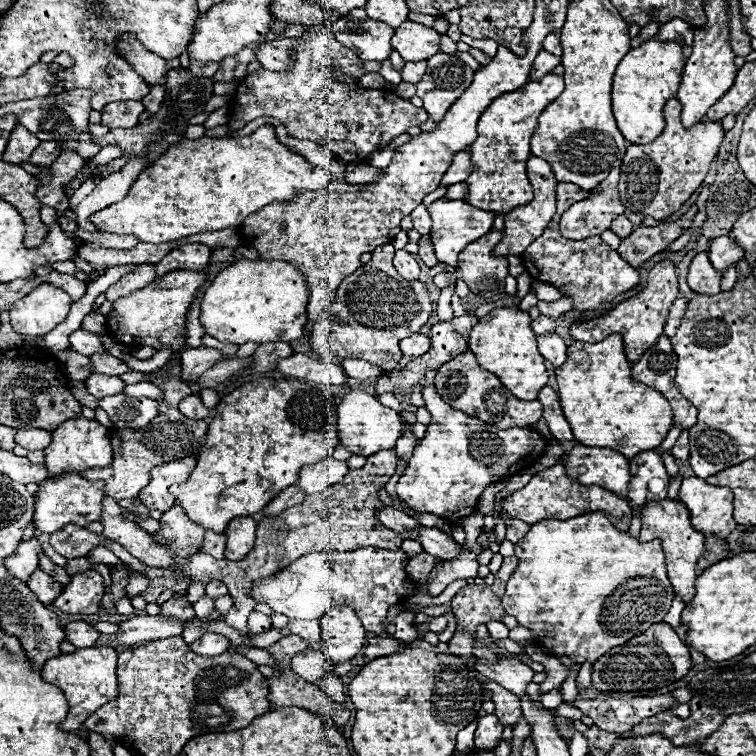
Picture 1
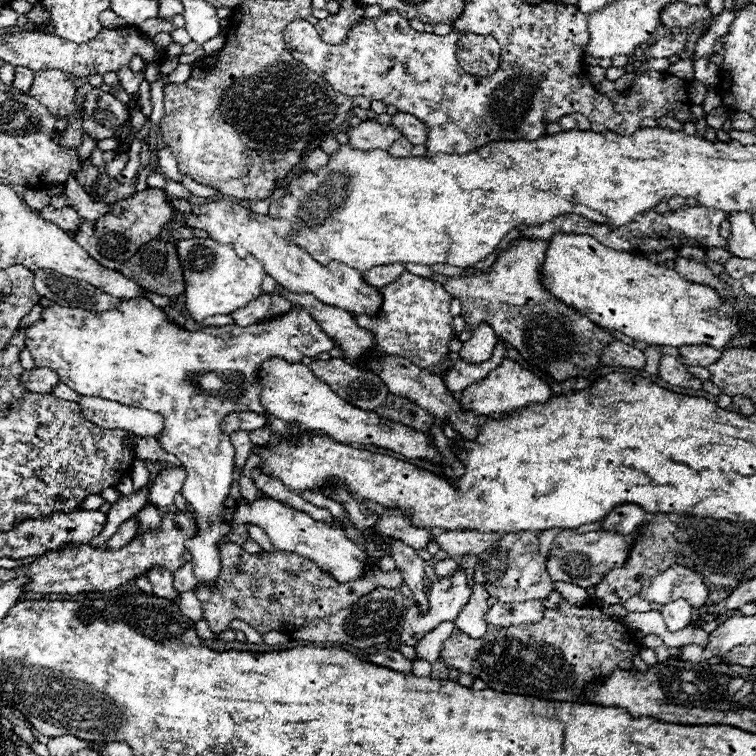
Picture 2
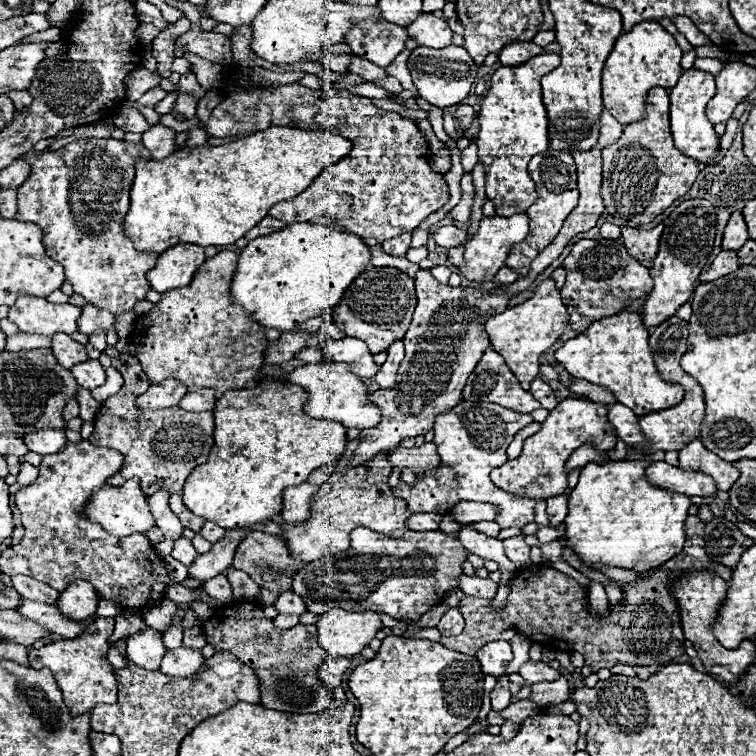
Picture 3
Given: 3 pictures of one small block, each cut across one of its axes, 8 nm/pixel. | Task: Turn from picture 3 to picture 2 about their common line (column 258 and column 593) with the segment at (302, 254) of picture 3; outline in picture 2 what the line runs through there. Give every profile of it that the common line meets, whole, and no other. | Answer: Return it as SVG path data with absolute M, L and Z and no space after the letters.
M556 232L552 238L548 238L546 260L540 268L540 276L546 290L550 290L562 304L572 306L580 314L588 316L596 326L606 330L620 330L622 334L652 346L680 348L684 344L710 344L720 350L726 348L730 338L738 332L738 310L732 304L724 302L712 288L692 284L684 280L676 270L668 270L662 264L654 264L644 256L634 256L628 252L606 248L586 234Z

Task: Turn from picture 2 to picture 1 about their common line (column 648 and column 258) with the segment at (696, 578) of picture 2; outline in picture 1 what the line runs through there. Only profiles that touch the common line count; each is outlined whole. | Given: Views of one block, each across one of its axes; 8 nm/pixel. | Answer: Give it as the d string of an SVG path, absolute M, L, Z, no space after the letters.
M358 548L352 552L312 552L306 554L286 570L254 582L250 596L256 602L268 604L274 612L288 618L314 620L332 606L350 606L362 620L368 632L382 634L384 620L390 606L404 602L414 590L414 582L406 574L404 552L390 552L378 548Z

